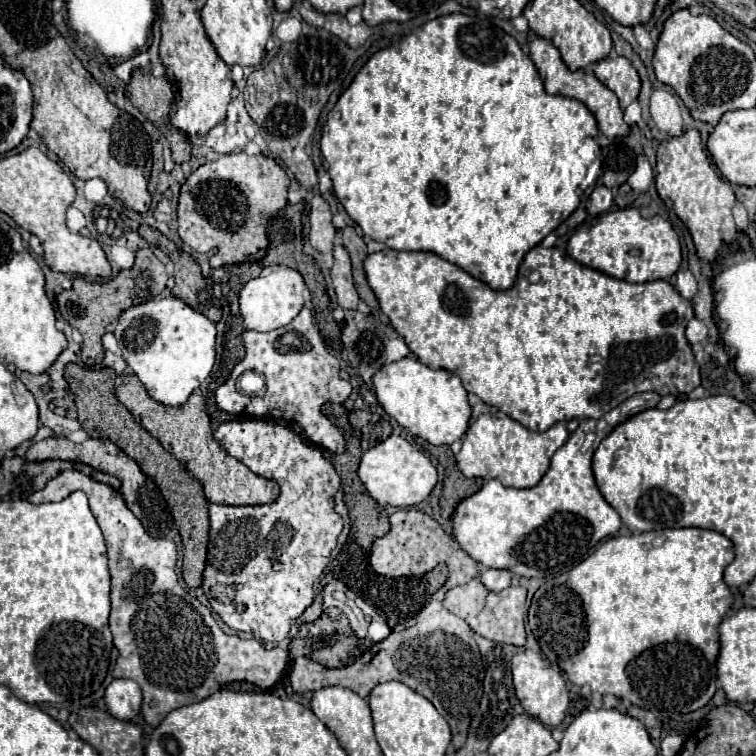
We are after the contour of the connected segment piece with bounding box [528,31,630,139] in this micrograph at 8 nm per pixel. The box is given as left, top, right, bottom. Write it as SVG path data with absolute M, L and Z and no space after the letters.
M528 33L528 45L530 45L530 57L532 57L532 61L534 61L534 65L536 65L536 69L538 69L538 73L540 73L540 77L542 77L542 81L544 81L544 87L546 87L546 93L548 95L564 95L564 97L570 97L570 99L578 99L578 101L582 101L592 113L594 113L594 117L596 117L596 121L598 121L598 129L606 135L606 137L610 137L610 139L616 139L616 137L624 137L624 135L628 135L628 125L624 123L624 119L622 119L622 109L620 109L620 105L618 105L618 97L608 89L608 87L604 87L596 77L594 77L594 73L586 73L586 71L568 71L568 67L564 65L564 61L562 61L562 57L560 57L560 53L558 53L558 49L550 43L550 41L546 41L546 39L542 39L540 35L536 35L536 33Z

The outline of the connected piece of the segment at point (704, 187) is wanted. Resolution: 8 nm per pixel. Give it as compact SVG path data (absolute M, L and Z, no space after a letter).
M686 129L678 137L664 139L656 149L656 189L660 199L690 229L700 259L714 261L722 245L736 237L732 205L736 201L730 183L716 173L700 139L698 129Z

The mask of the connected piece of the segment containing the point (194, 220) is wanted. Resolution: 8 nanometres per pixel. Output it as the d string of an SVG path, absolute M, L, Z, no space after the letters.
M230 153L222 155L214 163L206 163L188 175L186 183L180 189L178 197L178 235L198 253L208 253L216 249L216 255L210 259L212 267L242 263L242 261L262 261L268 249L266 227L270 217L288 205L288 185L290 179L286 171L266 155L248 155L248 153Z

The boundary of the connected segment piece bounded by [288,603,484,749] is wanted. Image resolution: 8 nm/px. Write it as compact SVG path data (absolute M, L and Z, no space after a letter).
M436 603L436 611L422 619L422 611L410 617L406 623L400 623L392 629L392 633L382 641L372 645L358 661L348 667L328 669L308 657L298 657L290 669L288 681L296 693L316 691L328 685L340 685L352 689L360 697L368 697L370 691L384 681L400 681L412 687L416 693L424 695L442 717L446 717L452 729L452 745L460 749L466 743L468 727L478 711L478 699L482 699L482 679L484 667L478 645L474 641L474 631L470 625L452 613L444 615L442 603Z

